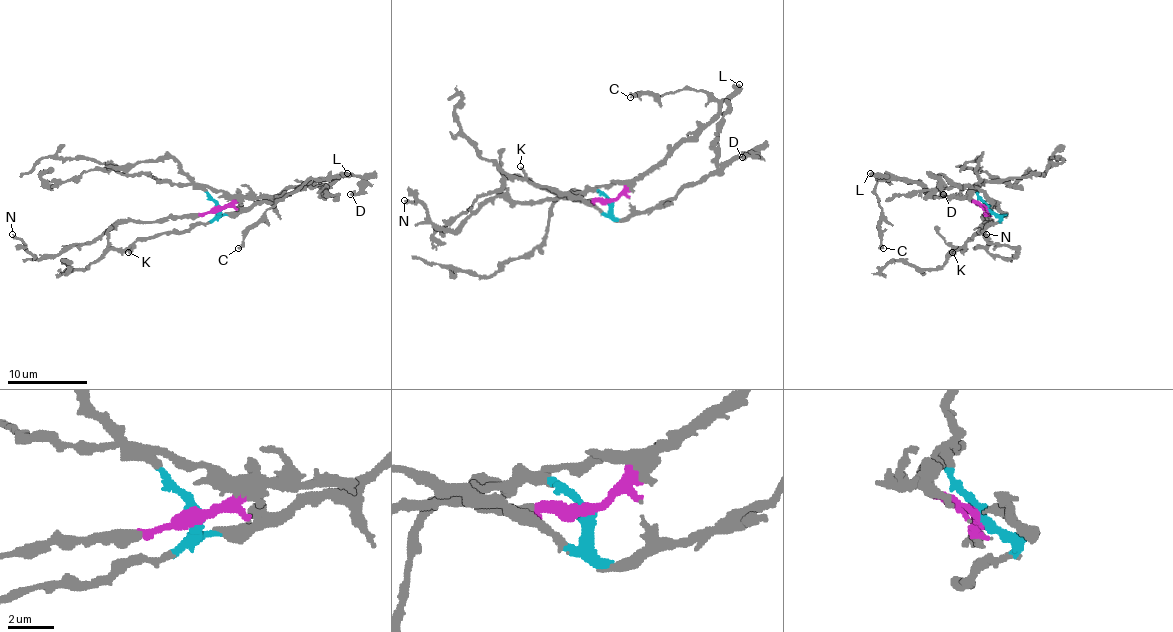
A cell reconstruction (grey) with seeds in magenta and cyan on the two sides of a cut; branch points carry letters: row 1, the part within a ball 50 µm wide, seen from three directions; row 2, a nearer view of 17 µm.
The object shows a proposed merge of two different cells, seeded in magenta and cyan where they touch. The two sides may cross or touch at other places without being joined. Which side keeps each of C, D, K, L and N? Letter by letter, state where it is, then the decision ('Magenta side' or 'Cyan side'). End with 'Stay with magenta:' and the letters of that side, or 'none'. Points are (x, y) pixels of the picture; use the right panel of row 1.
C: Place: (883, 248). Magenta side
D: Place: (943, 194). Cyan side
K: Place: (952, 252). Cyan side
L: Place: (870, 173). Magenta side
N: Place: (986, 234). Magenta side
Stay with magenta: C, L, N

